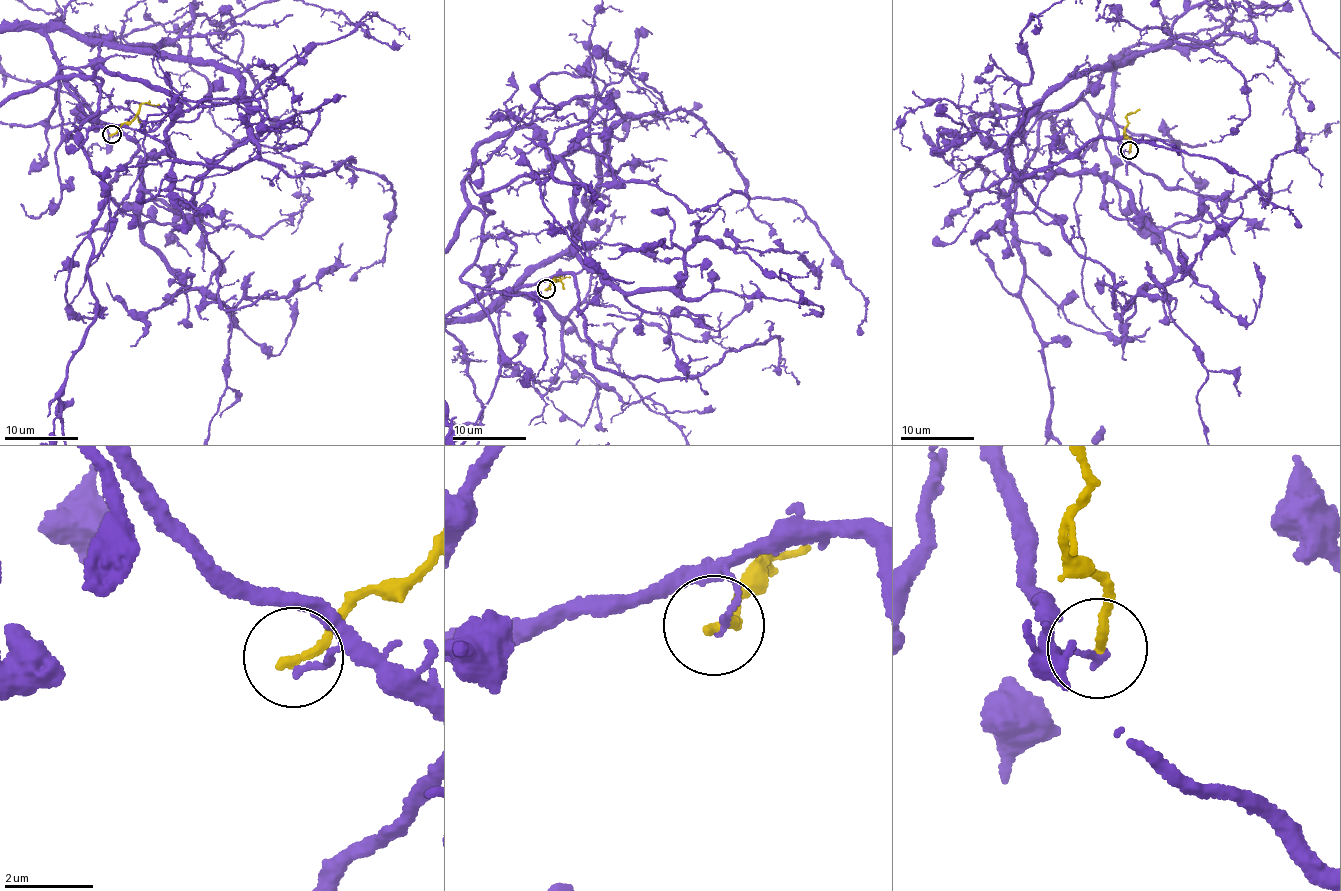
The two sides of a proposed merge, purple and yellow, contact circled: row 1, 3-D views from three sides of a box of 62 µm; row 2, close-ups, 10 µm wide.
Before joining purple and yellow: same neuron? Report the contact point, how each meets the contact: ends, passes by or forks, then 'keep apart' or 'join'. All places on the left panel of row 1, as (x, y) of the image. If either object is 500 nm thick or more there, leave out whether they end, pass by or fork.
at (112, 134); purple ends there; yellow ends there; keep apart

